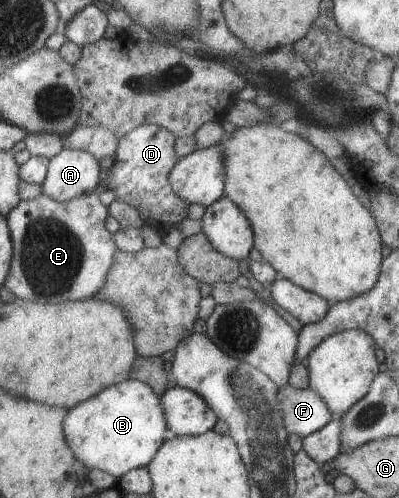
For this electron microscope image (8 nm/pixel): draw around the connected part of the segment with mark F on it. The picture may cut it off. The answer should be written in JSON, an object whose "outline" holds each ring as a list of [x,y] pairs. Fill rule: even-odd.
{"outline":[[[290,384],[278,389],[277,399],[281,405],[283,422],[288,435],[301,435],[305,438],[316,433],[332,421],[333,415],[325,401],[307,389],[293,389]]]}

